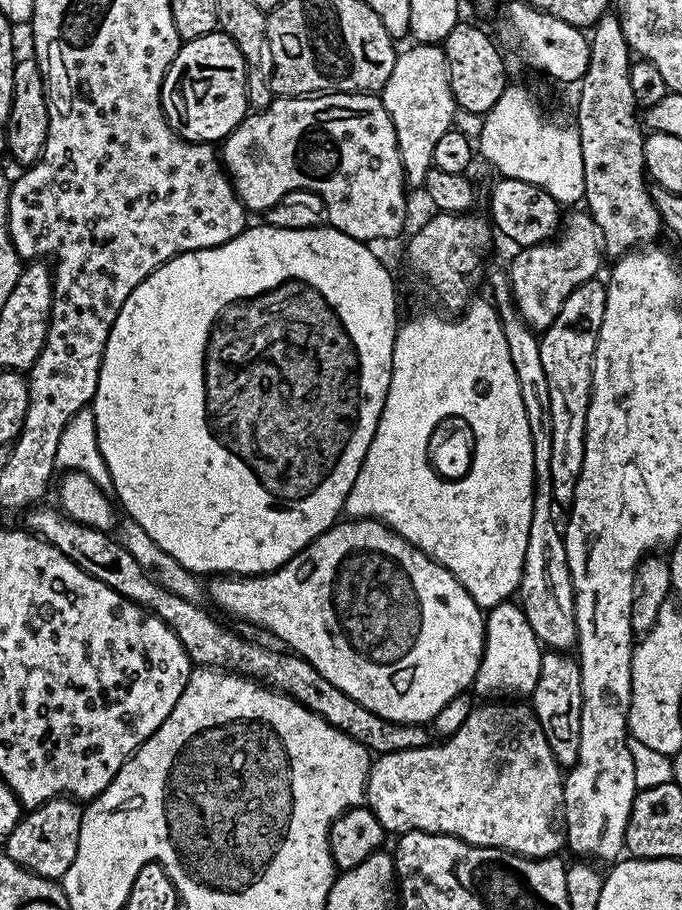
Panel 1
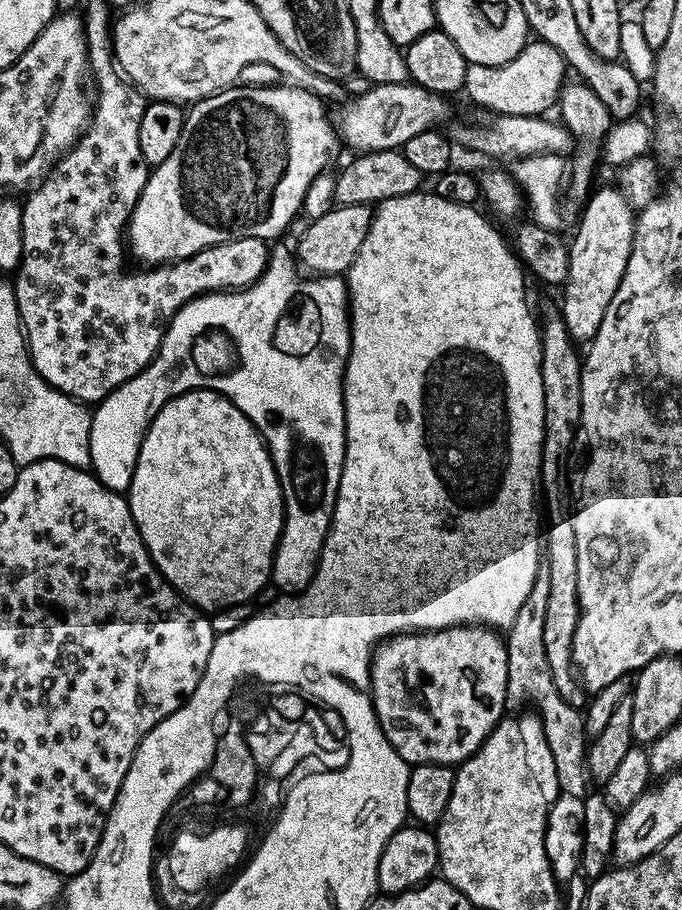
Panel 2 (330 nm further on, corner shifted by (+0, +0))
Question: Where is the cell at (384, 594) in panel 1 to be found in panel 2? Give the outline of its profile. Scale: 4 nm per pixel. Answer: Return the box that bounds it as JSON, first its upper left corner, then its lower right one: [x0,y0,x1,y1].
[370,624,508,766]

